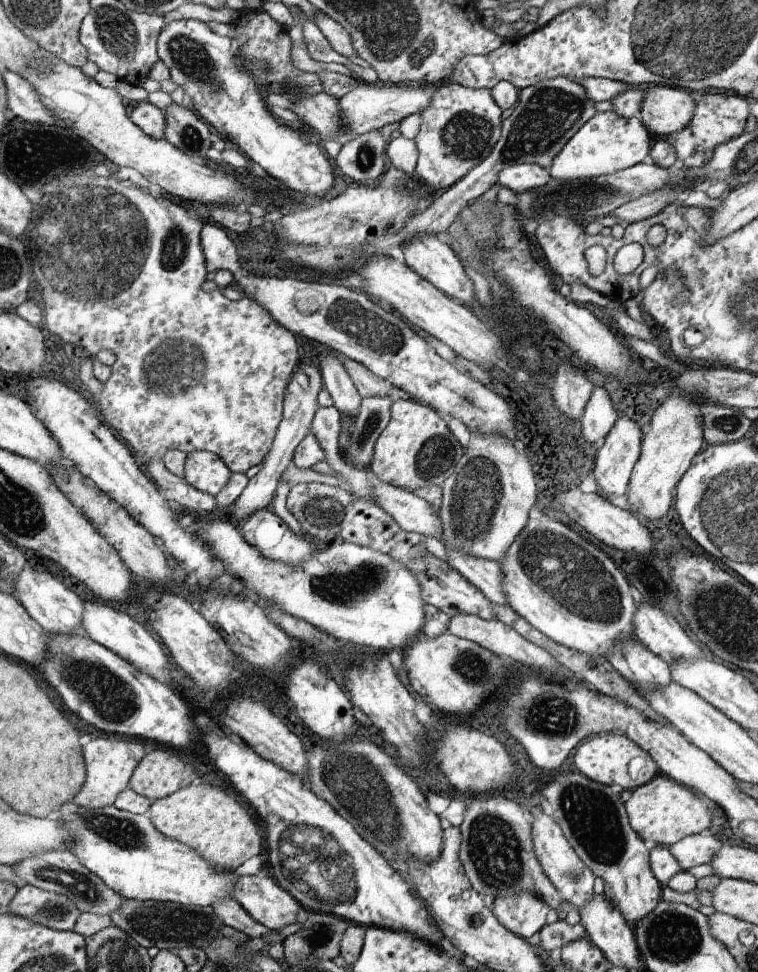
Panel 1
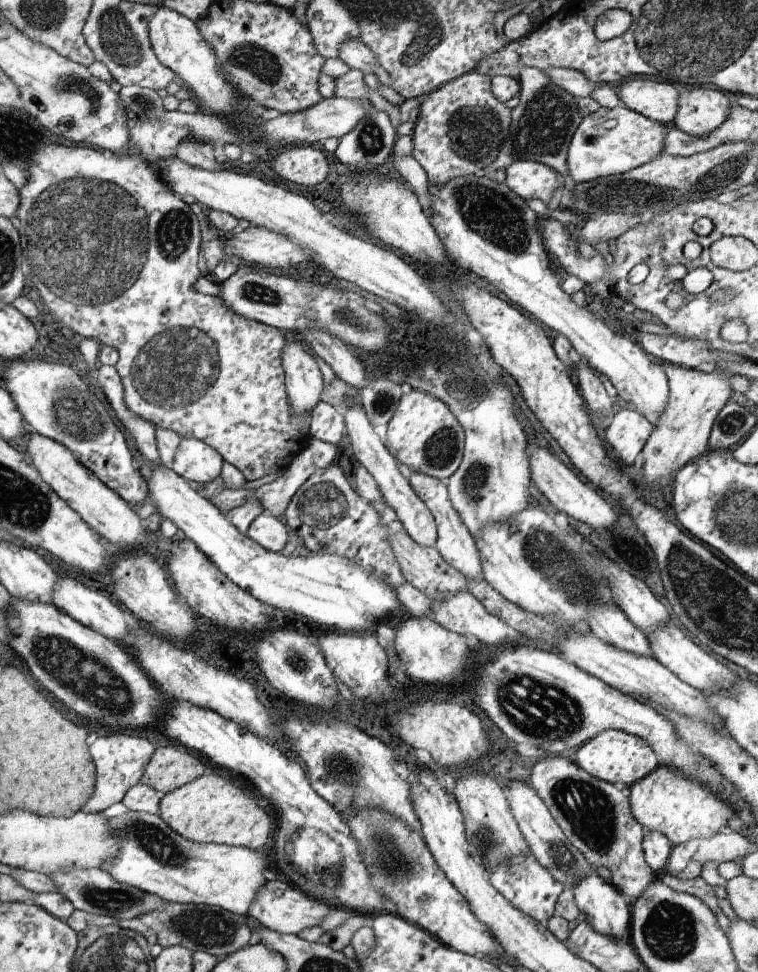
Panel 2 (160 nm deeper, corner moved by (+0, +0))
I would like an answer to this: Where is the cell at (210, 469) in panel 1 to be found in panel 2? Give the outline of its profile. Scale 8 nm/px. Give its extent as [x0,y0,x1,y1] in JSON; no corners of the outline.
[171,437,224,485]

